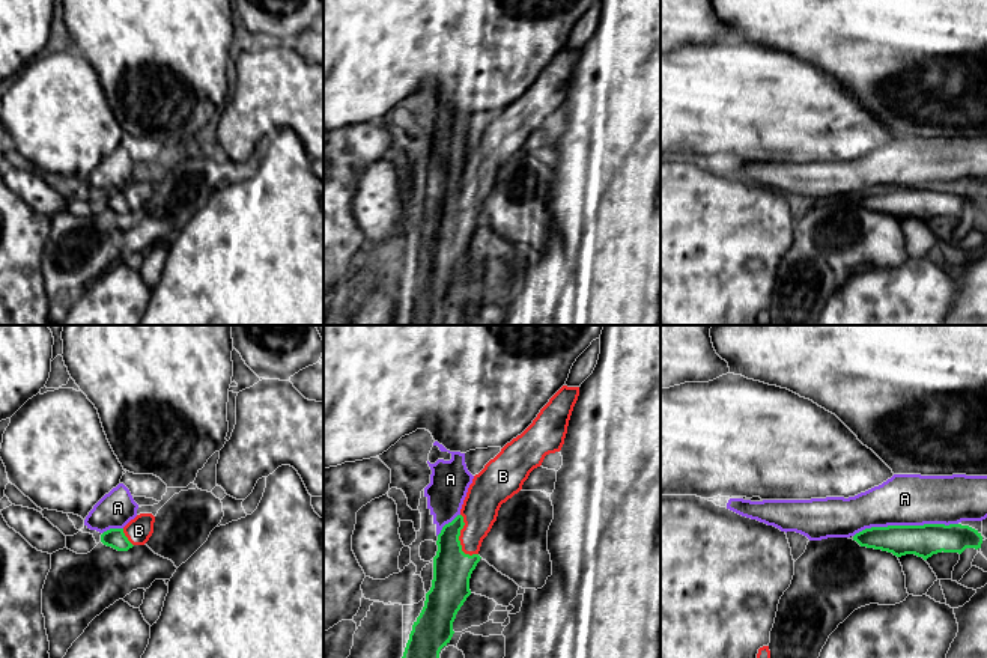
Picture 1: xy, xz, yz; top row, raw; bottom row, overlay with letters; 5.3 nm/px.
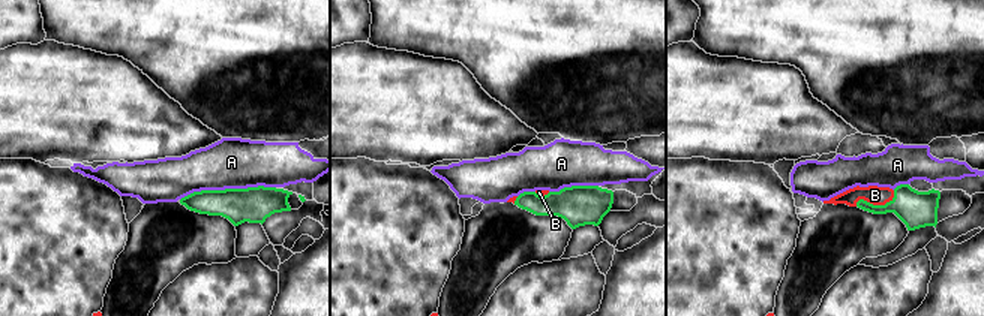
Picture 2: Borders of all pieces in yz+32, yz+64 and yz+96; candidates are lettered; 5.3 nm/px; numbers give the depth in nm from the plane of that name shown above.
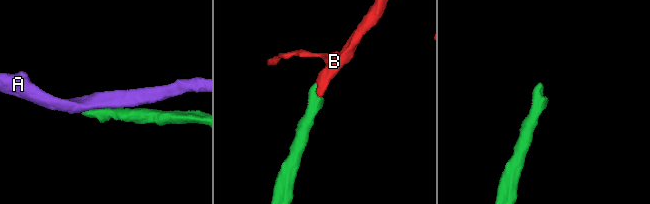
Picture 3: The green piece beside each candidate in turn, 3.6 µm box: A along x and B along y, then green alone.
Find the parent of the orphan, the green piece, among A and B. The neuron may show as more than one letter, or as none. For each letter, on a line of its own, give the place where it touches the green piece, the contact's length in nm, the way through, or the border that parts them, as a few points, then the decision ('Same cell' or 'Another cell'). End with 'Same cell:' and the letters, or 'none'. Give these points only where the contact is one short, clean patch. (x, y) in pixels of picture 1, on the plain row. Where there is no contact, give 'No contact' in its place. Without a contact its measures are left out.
A: Touches green at yz (905, 188). Shared border 550 nm. Another cell
B: Touches green at xz (458, 202). Shared border 240 nm. Path across: xz (452, 231), (458, 219), (458, 202), (474, 185), (480, 170). Same cell
Same cell: B

